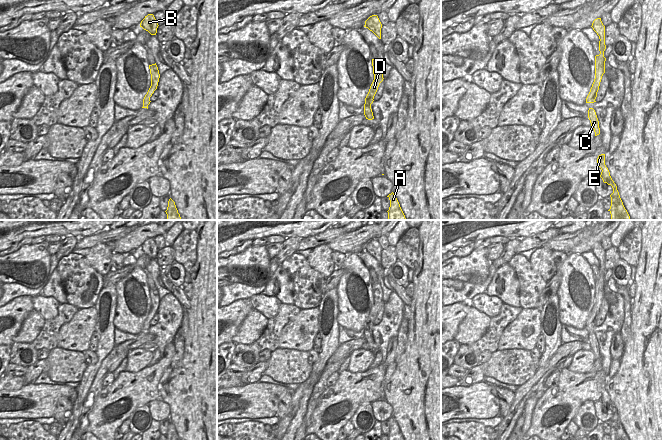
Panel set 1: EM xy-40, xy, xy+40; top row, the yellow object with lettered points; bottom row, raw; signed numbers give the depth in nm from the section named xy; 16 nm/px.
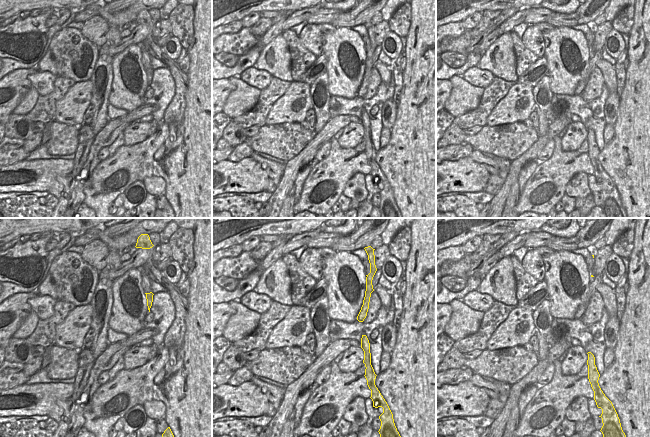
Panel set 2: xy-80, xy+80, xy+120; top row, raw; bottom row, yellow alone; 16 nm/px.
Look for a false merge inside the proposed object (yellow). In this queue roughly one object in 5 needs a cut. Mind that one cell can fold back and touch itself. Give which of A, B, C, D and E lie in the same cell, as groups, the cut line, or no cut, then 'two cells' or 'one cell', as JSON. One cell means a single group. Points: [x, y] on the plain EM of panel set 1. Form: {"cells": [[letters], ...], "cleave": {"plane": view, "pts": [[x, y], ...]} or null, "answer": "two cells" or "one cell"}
{"cells": [["A", "B", "C", "D", "E"]], "cleave": null, "answer": "one cell"}

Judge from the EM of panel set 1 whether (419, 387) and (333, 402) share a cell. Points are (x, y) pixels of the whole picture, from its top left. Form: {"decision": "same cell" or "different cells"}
{"decision": "different cells"}

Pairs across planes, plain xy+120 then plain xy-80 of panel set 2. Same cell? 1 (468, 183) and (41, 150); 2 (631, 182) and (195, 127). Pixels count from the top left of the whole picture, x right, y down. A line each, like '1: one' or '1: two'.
1: two
2: one

